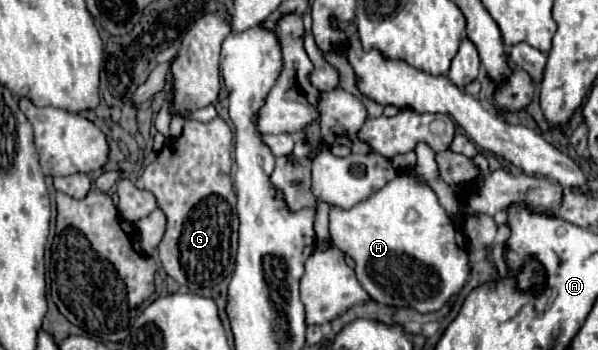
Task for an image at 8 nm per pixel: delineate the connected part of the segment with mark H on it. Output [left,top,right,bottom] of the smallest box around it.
[328,173,470,313]

